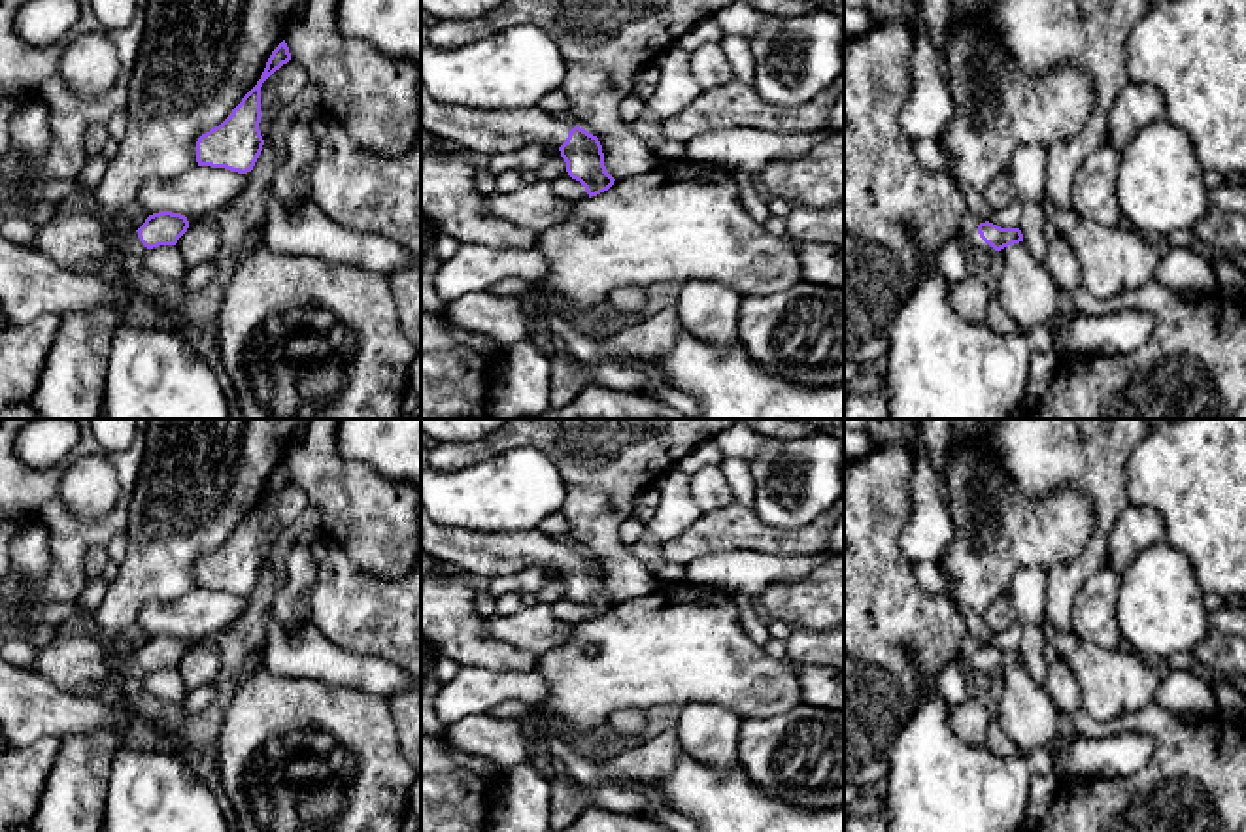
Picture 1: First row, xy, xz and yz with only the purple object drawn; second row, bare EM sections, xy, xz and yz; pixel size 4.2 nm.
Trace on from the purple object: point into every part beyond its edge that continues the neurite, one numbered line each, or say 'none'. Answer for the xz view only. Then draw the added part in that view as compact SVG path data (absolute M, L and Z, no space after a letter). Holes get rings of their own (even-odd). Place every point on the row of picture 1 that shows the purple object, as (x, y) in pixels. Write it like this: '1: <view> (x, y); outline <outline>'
1: xz (488, 133); outline M421 81L421 130L457 141L463 151L502 155L529 143L561 147L574 125L566 117L529 109L447 108L436 102Z

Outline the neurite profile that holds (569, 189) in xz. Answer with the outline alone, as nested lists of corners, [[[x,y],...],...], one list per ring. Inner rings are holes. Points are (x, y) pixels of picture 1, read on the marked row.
[[[564,175],[557,181],[551,183],[551,191],[561,196],[563,200],[568,200],[572,204],[589,198],[589,194],[585,192],[585,187],[572,179],[570,175]]]

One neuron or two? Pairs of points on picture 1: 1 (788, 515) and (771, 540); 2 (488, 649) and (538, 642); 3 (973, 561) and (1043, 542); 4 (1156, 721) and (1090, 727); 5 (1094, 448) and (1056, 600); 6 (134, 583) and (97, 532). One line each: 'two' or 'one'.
1: two
2: two
3: one
4: one
5: one
6: two

